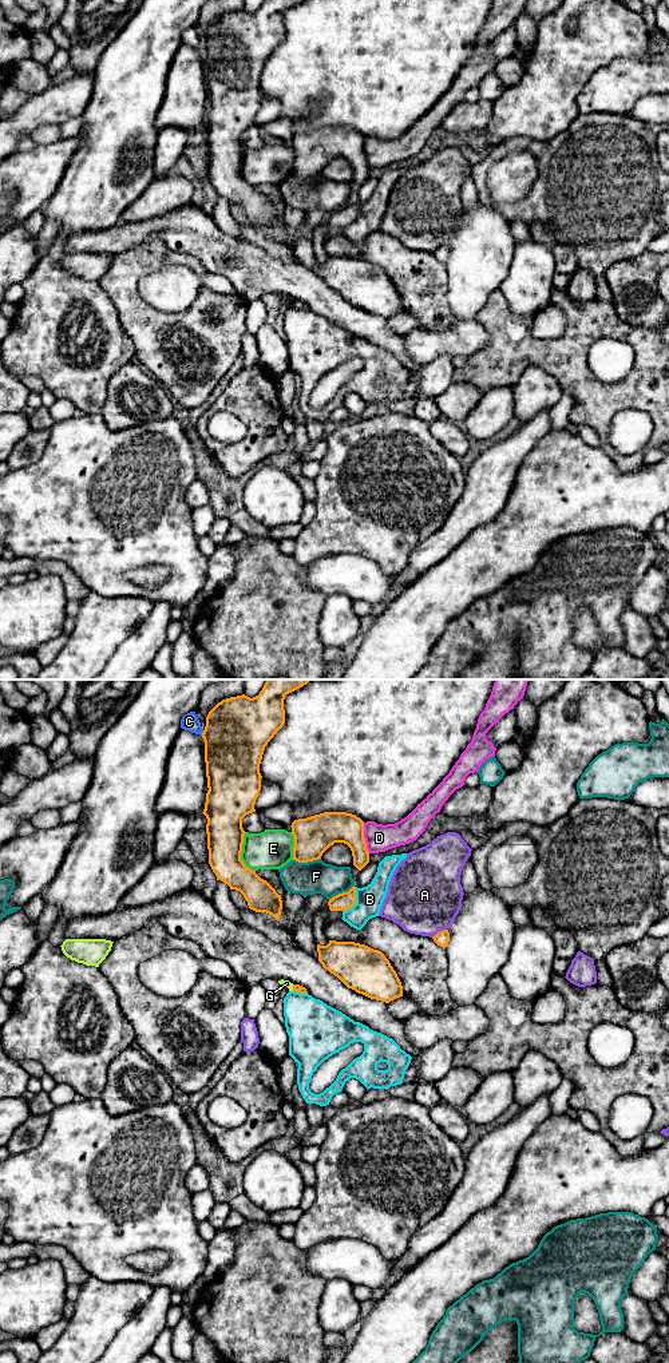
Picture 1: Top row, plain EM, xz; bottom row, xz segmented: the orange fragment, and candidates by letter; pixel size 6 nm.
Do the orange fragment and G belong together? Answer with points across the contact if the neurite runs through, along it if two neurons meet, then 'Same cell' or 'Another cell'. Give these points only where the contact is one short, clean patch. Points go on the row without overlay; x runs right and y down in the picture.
Boundary: xz (292, 300), (293, 305). Another cell

